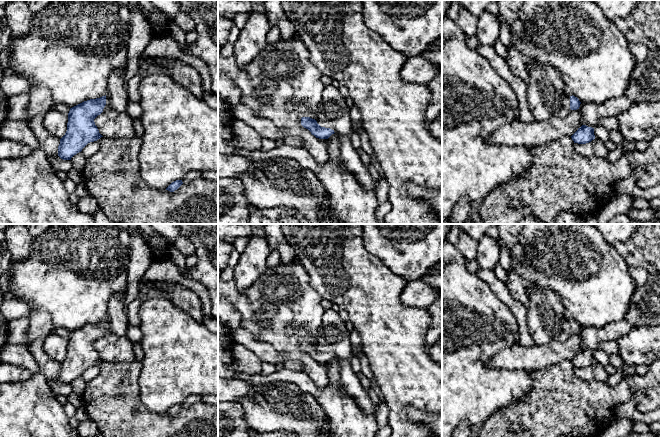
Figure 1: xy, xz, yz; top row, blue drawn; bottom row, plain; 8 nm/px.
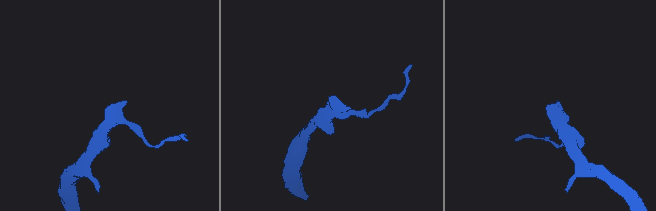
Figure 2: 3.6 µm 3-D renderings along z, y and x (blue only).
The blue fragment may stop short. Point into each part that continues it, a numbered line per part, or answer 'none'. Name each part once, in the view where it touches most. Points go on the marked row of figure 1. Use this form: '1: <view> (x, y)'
1: xz (332, 112)

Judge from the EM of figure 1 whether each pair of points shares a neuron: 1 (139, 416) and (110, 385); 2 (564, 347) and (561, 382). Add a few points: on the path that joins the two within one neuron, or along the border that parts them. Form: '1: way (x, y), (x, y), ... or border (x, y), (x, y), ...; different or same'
1: way (131, 411), (115, 393); same
2: border (570, 360), (561, 360), (541, 368); different

